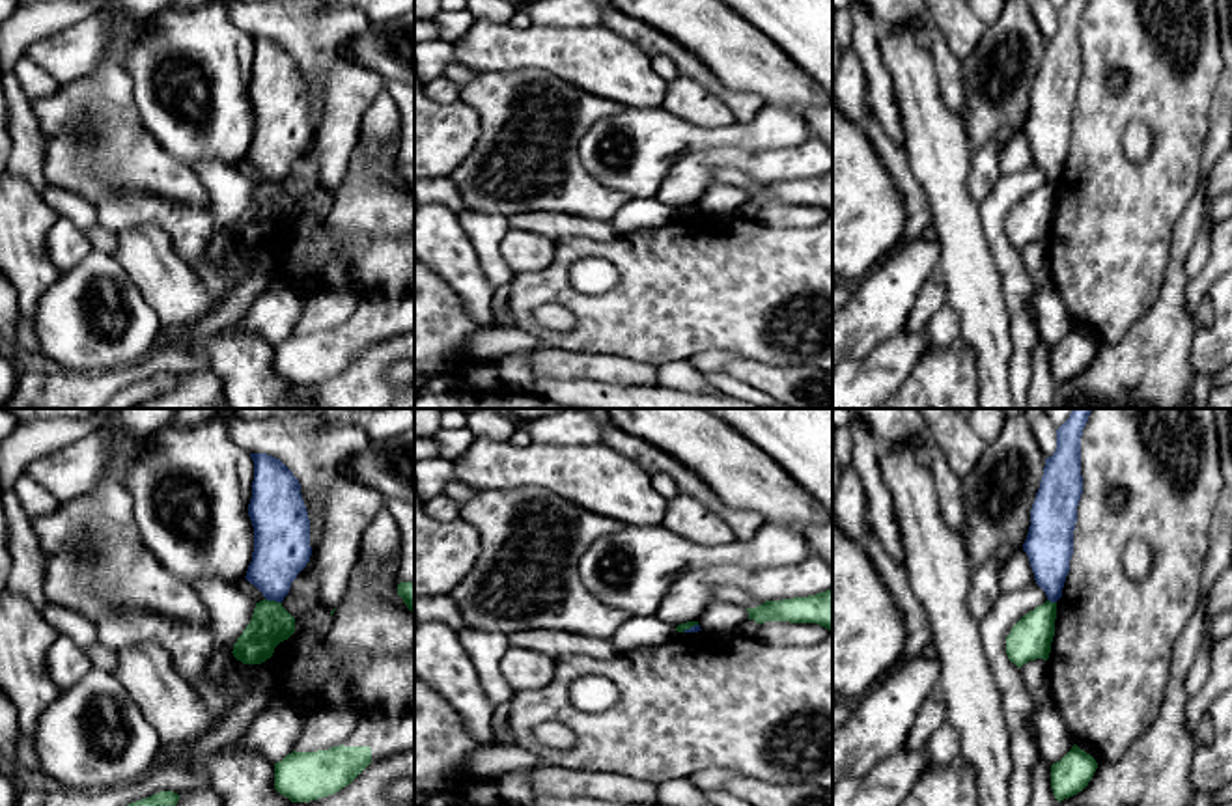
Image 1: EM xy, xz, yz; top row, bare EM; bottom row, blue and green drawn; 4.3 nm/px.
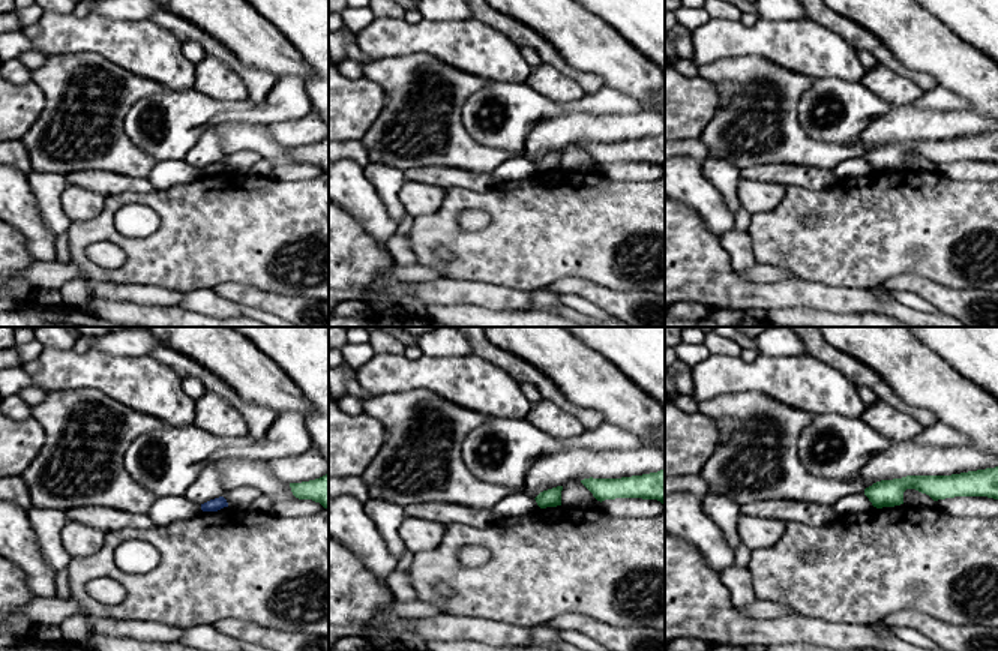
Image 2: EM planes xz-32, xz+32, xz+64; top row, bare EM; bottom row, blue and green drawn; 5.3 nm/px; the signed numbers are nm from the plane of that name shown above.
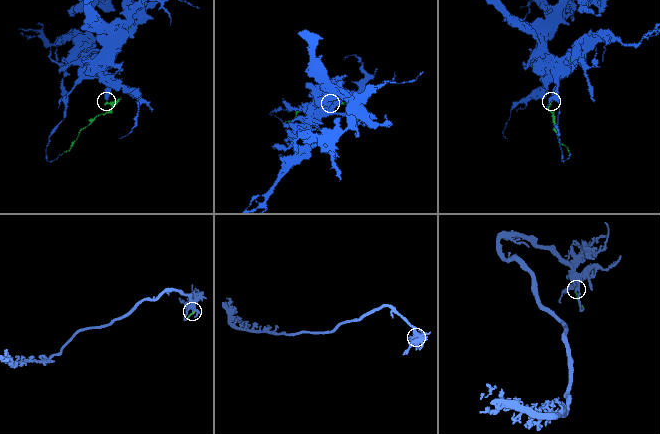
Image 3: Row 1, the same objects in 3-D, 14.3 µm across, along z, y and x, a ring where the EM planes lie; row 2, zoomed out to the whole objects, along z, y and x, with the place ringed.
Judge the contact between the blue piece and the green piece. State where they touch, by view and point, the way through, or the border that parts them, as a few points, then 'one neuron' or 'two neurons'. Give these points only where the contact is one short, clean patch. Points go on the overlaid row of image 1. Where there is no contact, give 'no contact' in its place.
meets blue in xy at (273, 599); border along xy (266, 597), (280, 603); two neurons

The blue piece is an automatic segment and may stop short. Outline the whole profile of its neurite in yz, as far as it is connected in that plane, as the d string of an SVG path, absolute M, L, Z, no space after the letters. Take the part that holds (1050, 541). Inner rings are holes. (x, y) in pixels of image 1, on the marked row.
M1073 409L1057 429L1057 450L1045 459L1030 509L1023 550L1047 601L1057 603L1070 573L1077 506L1083 494L1081 437L1092 409Z

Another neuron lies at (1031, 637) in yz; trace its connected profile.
M1045 601L1025 614L1006 636L1006 655L1017 668L1036 659L1049 659L1055 636L1057 603Z

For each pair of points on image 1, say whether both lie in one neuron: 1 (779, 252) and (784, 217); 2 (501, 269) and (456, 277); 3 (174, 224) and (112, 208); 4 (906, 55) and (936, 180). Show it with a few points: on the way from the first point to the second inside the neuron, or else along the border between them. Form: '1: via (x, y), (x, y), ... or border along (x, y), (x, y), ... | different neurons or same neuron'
1: border along (756, 221), (768, 226), (812, 228) | different neurons
2: border along (465, 232), (484, 277), (495, 290) | different neurons
3: via (159, 209), (127, 209) | same neuron
4: via (915, 86), (924, 118), (936, 137), (936, 148) | same neuron

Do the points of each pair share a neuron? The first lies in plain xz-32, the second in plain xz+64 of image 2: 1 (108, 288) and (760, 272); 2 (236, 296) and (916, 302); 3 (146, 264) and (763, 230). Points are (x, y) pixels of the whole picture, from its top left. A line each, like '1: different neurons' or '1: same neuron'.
1: different neurons
2: different neurons
3: same neuron

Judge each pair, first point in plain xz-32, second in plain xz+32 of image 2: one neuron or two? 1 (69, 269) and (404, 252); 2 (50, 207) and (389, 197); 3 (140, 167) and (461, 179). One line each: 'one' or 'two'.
1: two
2: one
3: two

